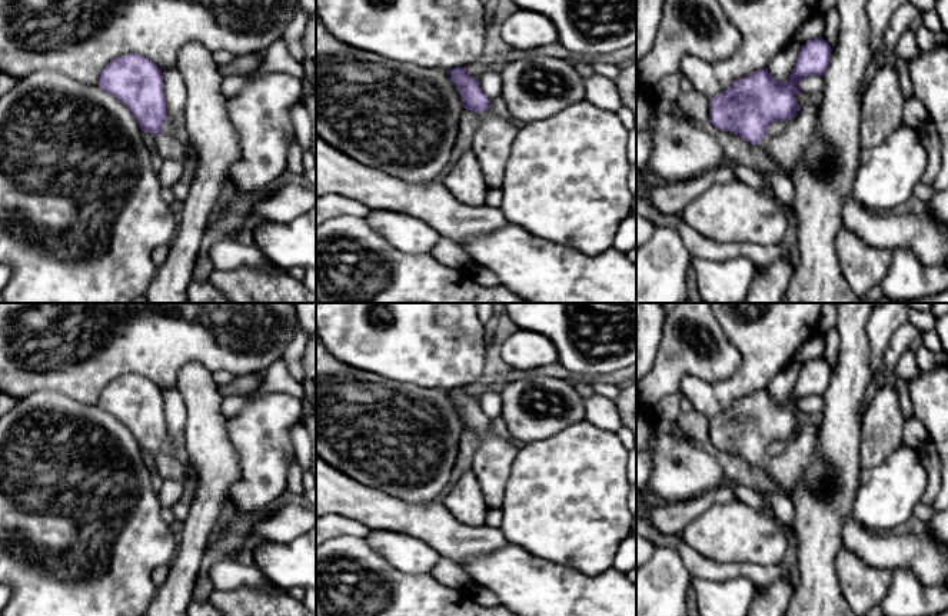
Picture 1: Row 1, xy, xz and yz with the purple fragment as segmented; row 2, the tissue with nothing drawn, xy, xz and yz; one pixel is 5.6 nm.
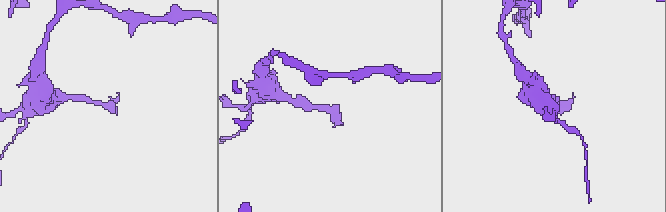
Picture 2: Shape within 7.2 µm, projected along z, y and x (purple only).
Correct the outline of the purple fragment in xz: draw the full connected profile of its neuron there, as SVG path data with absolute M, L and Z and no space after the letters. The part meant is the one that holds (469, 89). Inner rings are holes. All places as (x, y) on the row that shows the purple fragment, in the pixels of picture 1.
M456 67L448 73L465 109L482 114L482 123L473 136L470 149L489 189L502 189L505 167L520 126L489 110L490 100L482 91L479 81L466 73L466 67Z

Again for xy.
M136 53L116 57L103 69L97 84L119 99L133 113L142 131L149 131L156 136L156 150L163 159L174 159L184 164L186 157L193 154L190 146L186 146L177 137L160 133L160 127L167 119L164 81L162 69L152 60Z

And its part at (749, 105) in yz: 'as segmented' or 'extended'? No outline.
extended

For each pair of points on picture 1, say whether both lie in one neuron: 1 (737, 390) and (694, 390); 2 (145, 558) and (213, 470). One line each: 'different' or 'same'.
1: same
2: different

